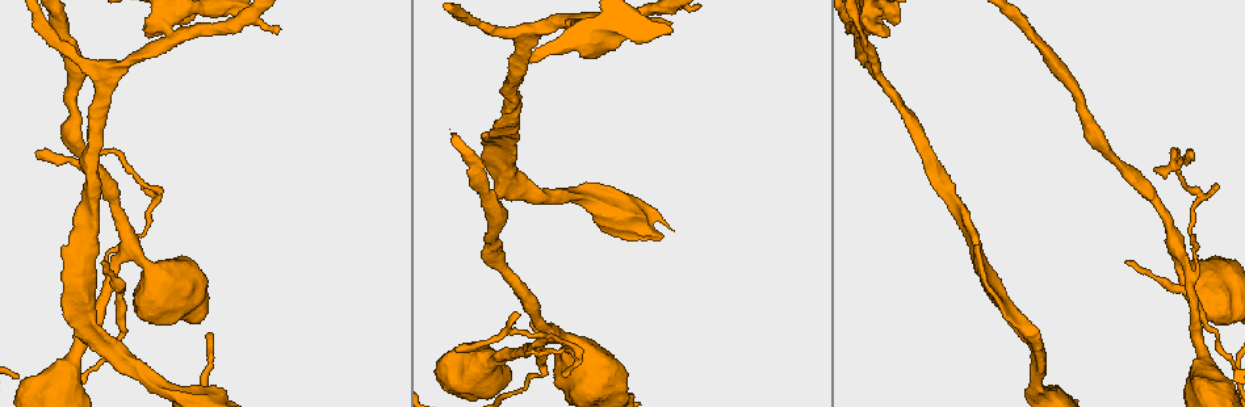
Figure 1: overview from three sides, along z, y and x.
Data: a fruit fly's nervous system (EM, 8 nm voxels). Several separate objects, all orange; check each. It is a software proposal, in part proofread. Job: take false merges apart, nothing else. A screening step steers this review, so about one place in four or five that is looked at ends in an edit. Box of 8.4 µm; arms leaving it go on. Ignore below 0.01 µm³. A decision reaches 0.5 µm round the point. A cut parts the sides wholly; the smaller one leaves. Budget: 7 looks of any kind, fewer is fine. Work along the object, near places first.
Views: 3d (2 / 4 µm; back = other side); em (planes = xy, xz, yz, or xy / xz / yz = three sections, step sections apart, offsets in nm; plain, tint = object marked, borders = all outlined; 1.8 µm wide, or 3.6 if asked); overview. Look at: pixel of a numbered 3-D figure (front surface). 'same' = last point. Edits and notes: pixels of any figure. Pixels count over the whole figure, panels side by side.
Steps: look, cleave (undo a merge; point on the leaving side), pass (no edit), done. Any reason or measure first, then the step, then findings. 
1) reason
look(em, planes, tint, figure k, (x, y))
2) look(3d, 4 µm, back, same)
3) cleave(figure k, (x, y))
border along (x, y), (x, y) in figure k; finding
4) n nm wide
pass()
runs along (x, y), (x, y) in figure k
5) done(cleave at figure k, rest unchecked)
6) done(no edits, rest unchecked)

thick turns thin
look(3d, 4 µm, figure 1, (484, 360))

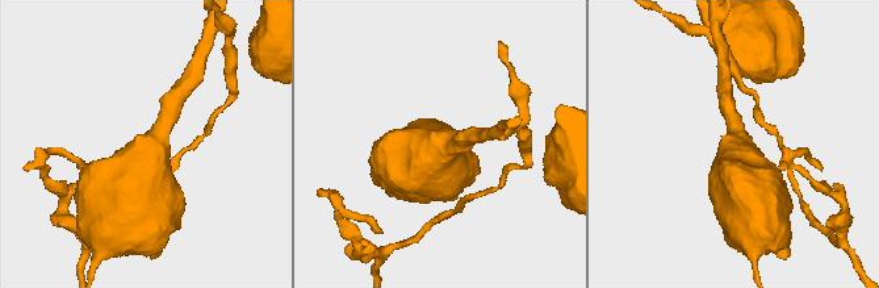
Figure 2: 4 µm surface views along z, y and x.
now the EM
look(em, 3.6 µm, planes, tint, figure 2, (145, 163))

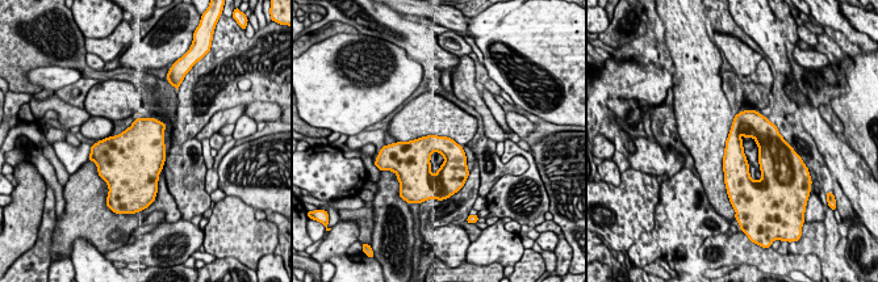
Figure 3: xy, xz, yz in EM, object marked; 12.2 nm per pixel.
pass()
one neuron here

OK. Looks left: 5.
a narrow waist
look(em, planes, tint, figure 1, (108, 287))

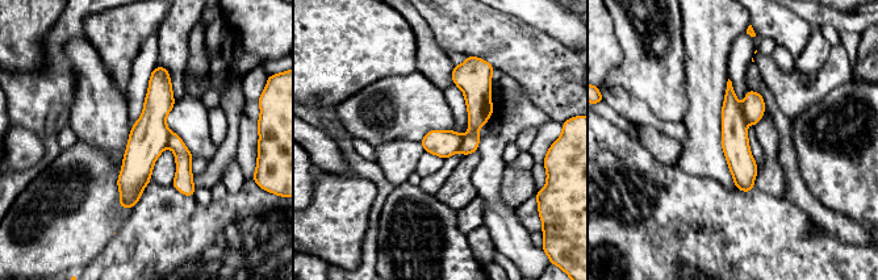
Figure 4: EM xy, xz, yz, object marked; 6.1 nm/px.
160 nm wide
cleave(figure 4, (183, 157))
two neurons meet here

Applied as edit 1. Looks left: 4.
done(cleave at figure 4, rest unchecked)

